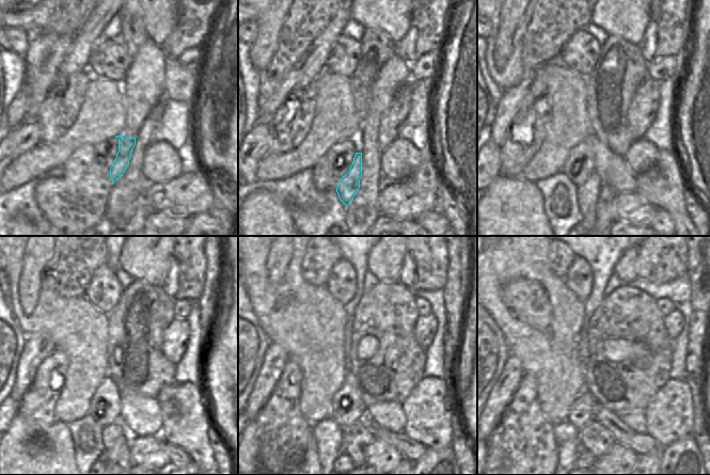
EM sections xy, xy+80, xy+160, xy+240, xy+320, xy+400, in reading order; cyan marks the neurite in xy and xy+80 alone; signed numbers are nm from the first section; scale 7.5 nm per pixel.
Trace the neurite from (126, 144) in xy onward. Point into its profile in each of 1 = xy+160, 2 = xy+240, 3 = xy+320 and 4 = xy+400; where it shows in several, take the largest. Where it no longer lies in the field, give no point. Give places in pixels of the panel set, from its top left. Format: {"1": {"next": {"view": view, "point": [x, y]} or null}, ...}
{"1": {"next": {"view": "xy+160", "point": [588, 193]}}, "2": {"next": {"view": "xy+240", "point": [112, 436]}}, "3": {"next": {"view": "xy+320", "point": [347, 452]}}, "4": {"next": {"view": "xy+400", "point": [594, 453]}}}

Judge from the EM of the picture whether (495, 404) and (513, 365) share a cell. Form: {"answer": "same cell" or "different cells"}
{"answer": "same cell"}

